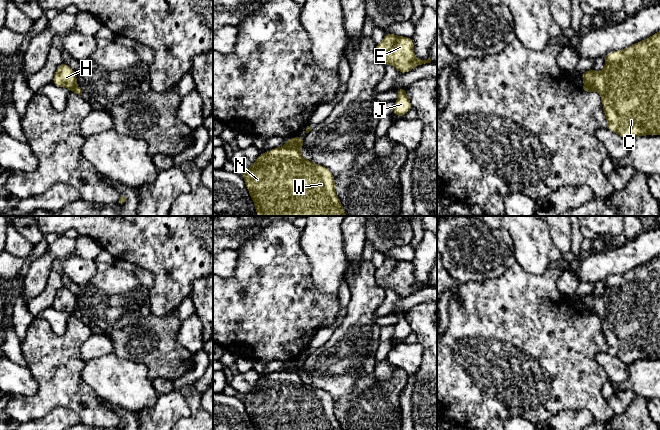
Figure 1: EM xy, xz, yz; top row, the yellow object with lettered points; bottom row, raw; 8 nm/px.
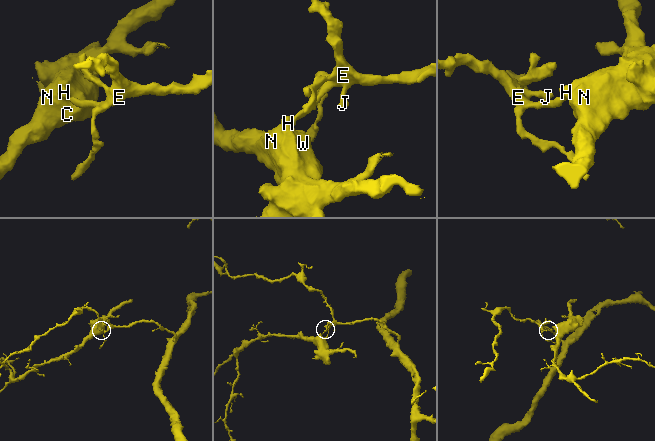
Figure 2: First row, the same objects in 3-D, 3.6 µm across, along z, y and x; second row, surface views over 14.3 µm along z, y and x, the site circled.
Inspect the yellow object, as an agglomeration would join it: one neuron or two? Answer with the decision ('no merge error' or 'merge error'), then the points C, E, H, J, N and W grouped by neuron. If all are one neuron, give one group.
merge error; groups C H N W / E J

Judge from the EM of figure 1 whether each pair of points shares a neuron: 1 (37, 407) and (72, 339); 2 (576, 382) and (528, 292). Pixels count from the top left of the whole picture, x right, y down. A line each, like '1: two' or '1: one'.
1: one
2: one

